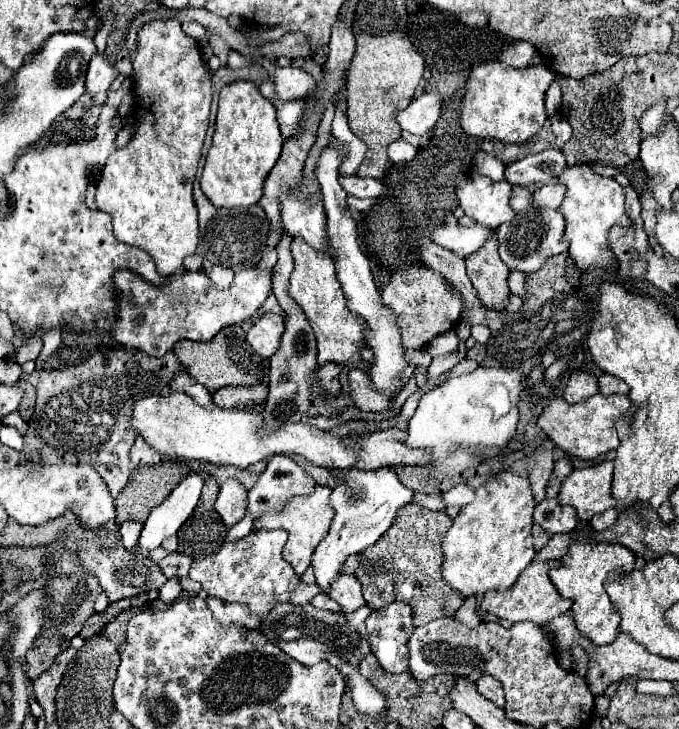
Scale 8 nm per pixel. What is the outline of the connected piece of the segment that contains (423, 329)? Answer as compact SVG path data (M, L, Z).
M410 266L396 272L384 286L382 300L384 306L398 314L398 328L406 350L424 348L434 336L454 328L460 322L462 314L460 292L458 290L452 292L452 286L440 274L426 266Z

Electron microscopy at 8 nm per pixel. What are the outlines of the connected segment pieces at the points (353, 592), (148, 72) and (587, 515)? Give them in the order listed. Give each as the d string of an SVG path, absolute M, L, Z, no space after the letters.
M340 574L336 578L336 582L332 582L328 596L332 600L336 600L342 606L342 612L346 612L346 614L366 606L366 600L362 598L362 584L352 574Z
M150 20L138 30L136 50L130 54L134 66L134 108L132 118L136 122L134 138L120 150L116 150L104 164L96 182L96 204L110 214L114 236L124 242L146 250L162 276L170 276L182 268L182 260L192 256L198 246L198 210L192 198L192 184L196 178L198 162L202 156L202 144L208 130L208 112L212 100L212 76L202 62L200 48L190 38L178 20Z
M606 460L568 474L558 494L560 504L574 506L582 522L588 522L594 514L614 508L616 500L612 500L612 492L610 492L612 468L614 462Z

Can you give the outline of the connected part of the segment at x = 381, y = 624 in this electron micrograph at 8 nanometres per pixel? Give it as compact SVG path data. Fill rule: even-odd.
M392 602L374 610L366 626L372 628L368 642L378 658L378 664L392 674L408 670L408 640L414 632L410 604Z

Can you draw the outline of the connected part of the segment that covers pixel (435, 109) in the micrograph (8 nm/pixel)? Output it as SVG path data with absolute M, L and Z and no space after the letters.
M424 92L422 96L414 98L404 110L400 110L400 112L396 114L396 120L398 120L398 124L400 124L402 130L406 130L406 132L410 132L410 134L421 137L422 144L424 140L426 140L426 142L429 141L429 137L426 137L426 139L424 137L429 133L432 134L438 116L440 116L440 96L438 96L436 92Z

